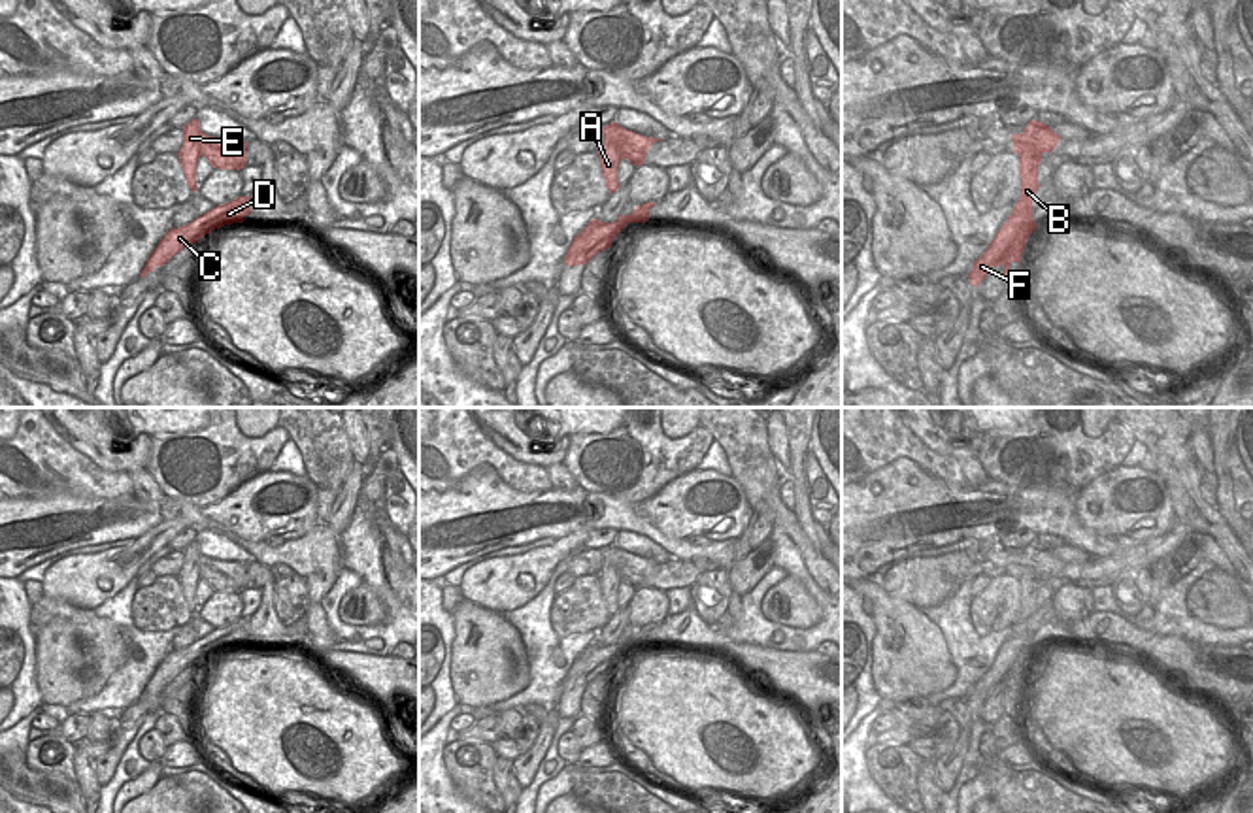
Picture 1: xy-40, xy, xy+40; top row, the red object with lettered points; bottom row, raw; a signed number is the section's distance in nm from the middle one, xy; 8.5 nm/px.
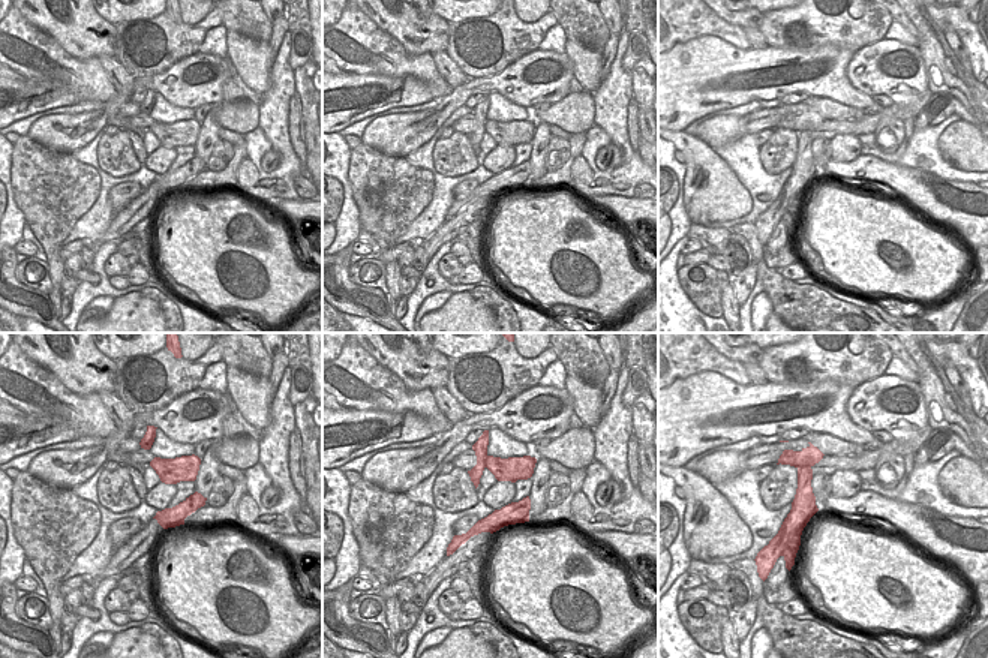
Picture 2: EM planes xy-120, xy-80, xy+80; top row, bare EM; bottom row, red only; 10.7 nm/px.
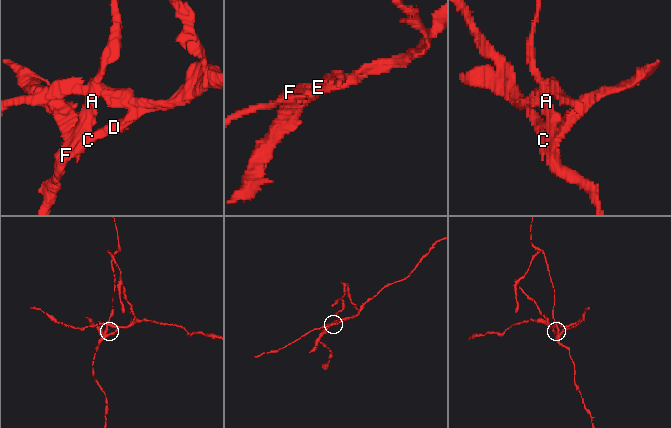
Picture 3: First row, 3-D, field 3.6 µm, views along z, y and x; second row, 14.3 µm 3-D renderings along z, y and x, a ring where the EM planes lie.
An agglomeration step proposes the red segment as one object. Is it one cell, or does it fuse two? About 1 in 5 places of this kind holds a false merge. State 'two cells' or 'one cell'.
two cells

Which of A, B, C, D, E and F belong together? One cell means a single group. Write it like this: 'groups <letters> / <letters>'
groups A B C E F / D

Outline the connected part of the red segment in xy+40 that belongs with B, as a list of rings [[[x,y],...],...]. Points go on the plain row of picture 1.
[[[1036,573],[1019,575],[1019,598],[1021,598],[1021,619],[1013,628],[1011,638],[1000,649],[987,673],[974,685],[968,702],[972,709],[977,709],[993,689],[1004,690],[1004,704],[1011,685],[1021,685],[1028,658],[1038,649],[1032,643],[1032,622],[1040,609],[1038,589],[1042,577]]]

